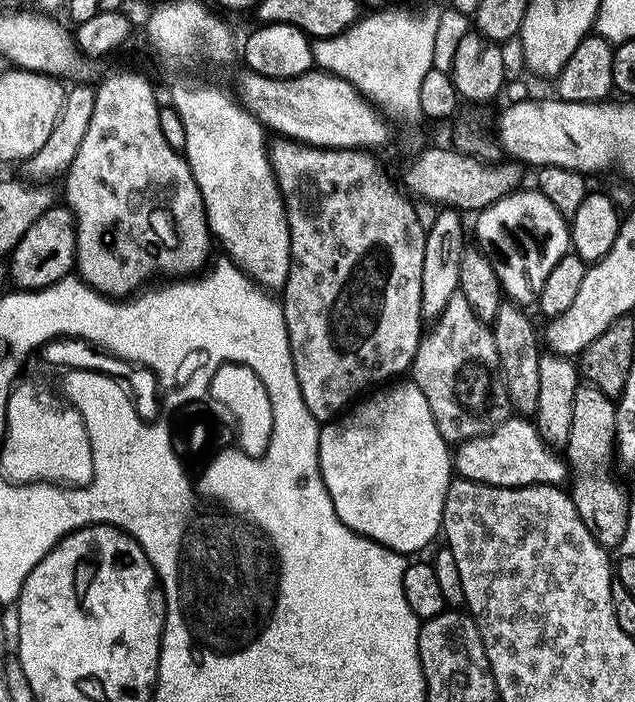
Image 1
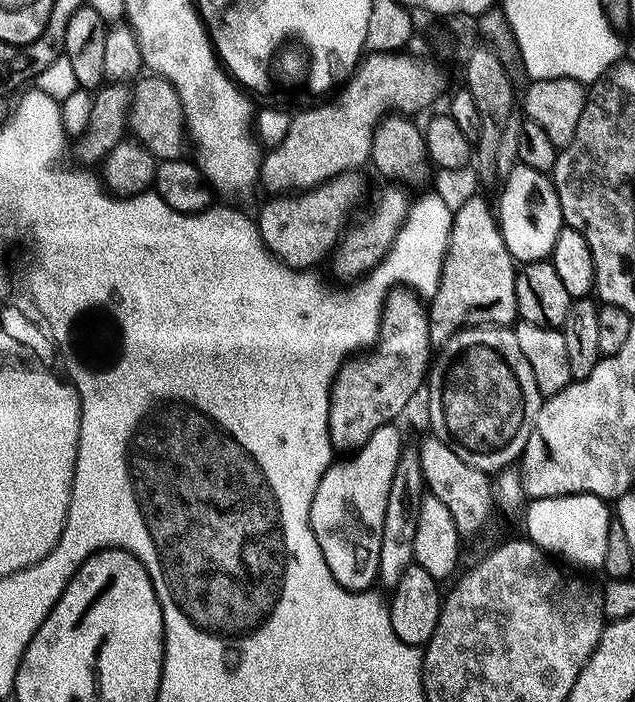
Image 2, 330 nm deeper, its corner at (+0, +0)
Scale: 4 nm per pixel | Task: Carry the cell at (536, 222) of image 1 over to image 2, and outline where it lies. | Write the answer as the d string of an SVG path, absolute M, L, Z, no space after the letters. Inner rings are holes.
M516 163L503 184L498 219L506 250L517 262L547 261L560 229L565 227L556 187L545 173L521 163Z

